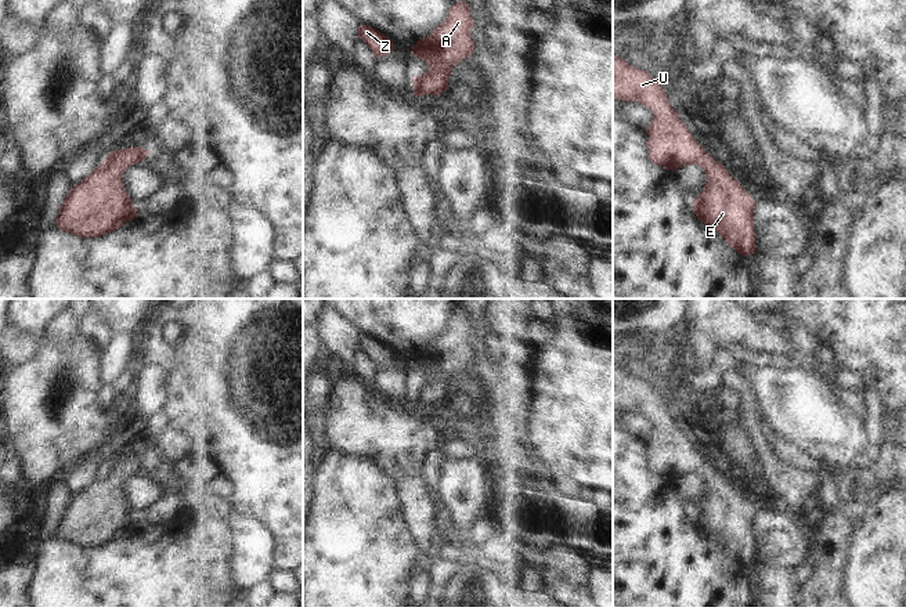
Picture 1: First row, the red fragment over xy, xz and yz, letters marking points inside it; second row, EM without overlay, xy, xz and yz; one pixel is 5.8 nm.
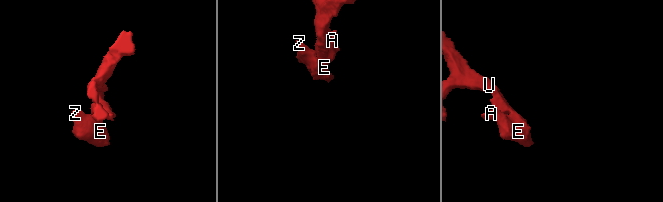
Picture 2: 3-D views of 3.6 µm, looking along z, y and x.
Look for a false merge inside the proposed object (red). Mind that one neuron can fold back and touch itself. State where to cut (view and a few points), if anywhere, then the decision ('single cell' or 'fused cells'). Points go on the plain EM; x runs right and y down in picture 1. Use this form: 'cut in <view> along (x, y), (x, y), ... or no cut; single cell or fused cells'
no cut; single cell

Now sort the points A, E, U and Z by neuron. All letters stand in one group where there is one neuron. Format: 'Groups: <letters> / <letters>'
Groups: A E U Z

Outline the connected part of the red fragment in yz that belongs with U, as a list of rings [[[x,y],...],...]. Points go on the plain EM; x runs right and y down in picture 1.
[[[613,364],[613,407],[624,412],[636,411],[649,418],[654,426],[646,440],[649,445],[646,455],[649,458],[649,470],[667,480],[676,480],[685,474],[699,474],[707,491],[704,499],[693,510],[693,521],[710,539],[717,541],[737,563],[750,566],[757,563],[754,542],[754,519],[757,510],[734,489],[725,476],[717,471],[712,465],[694,449],[679,423],[672,419],[664,398],[653,389],[650,383],[638,379]]]

